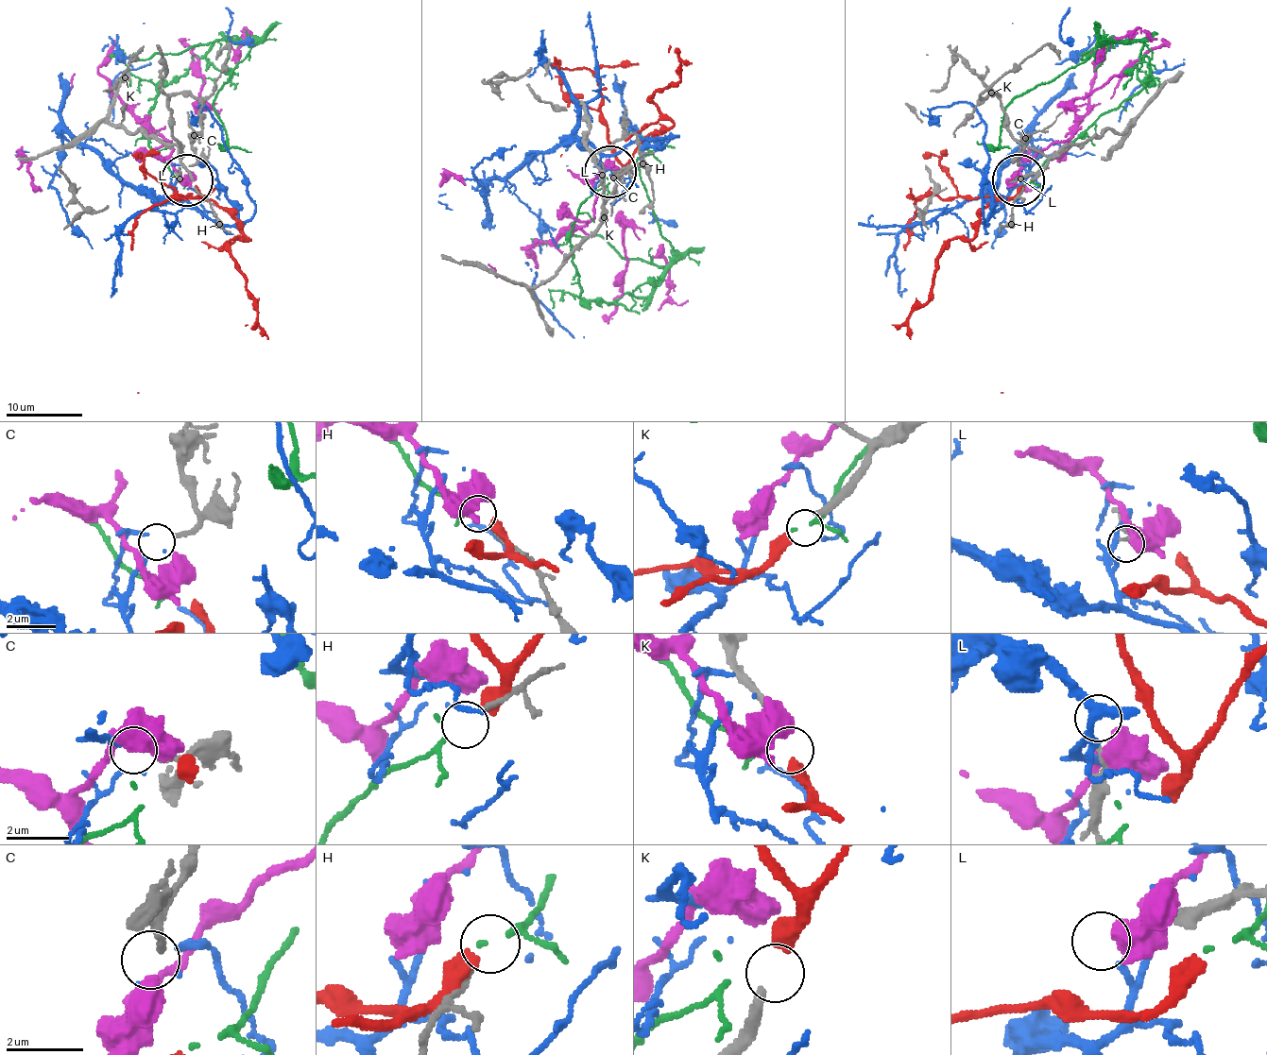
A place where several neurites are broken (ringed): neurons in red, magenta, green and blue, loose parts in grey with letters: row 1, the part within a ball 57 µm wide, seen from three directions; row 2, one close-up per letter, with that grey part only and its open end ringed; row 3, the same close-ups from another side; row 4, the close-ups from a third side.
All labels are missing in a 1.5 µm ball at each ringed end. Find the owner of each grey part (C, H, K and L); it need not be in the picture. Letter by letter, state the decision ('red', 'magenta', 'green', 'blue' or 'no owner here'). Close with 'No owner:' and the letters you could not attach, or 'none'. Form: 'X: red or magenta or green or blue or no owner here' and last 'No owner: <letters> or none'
C: blue
H: green
K: red
L: no owner here
No owner: L

